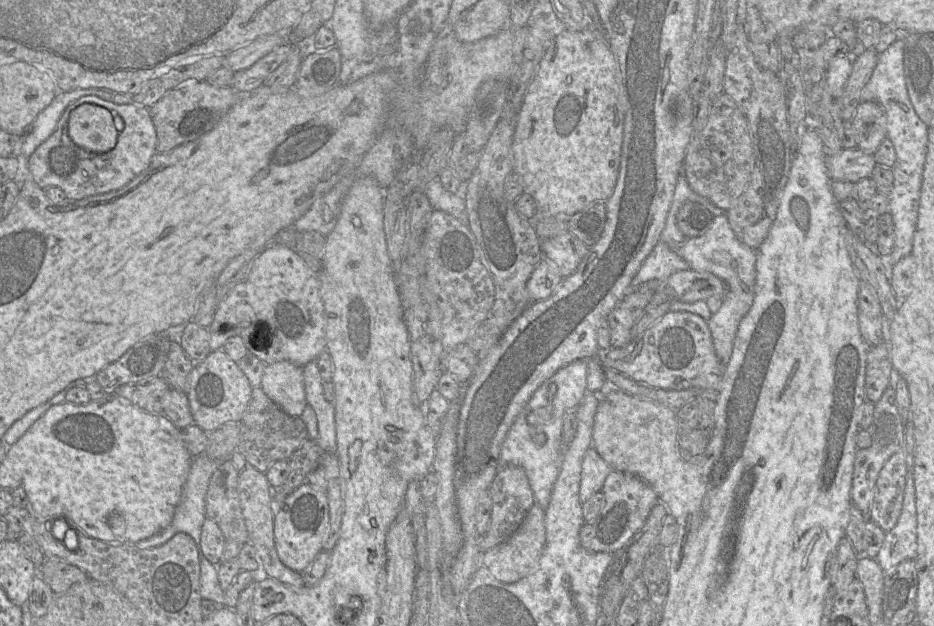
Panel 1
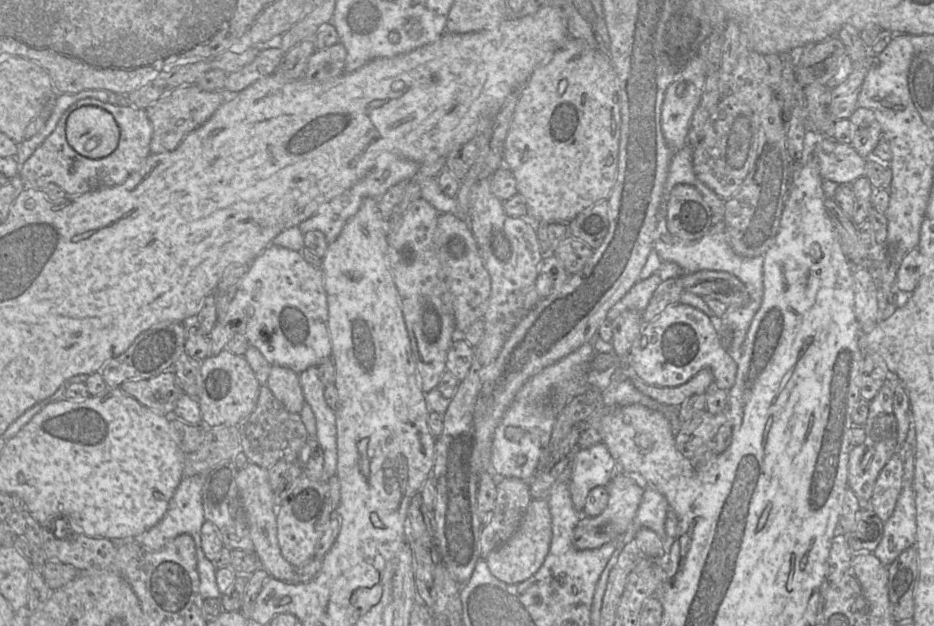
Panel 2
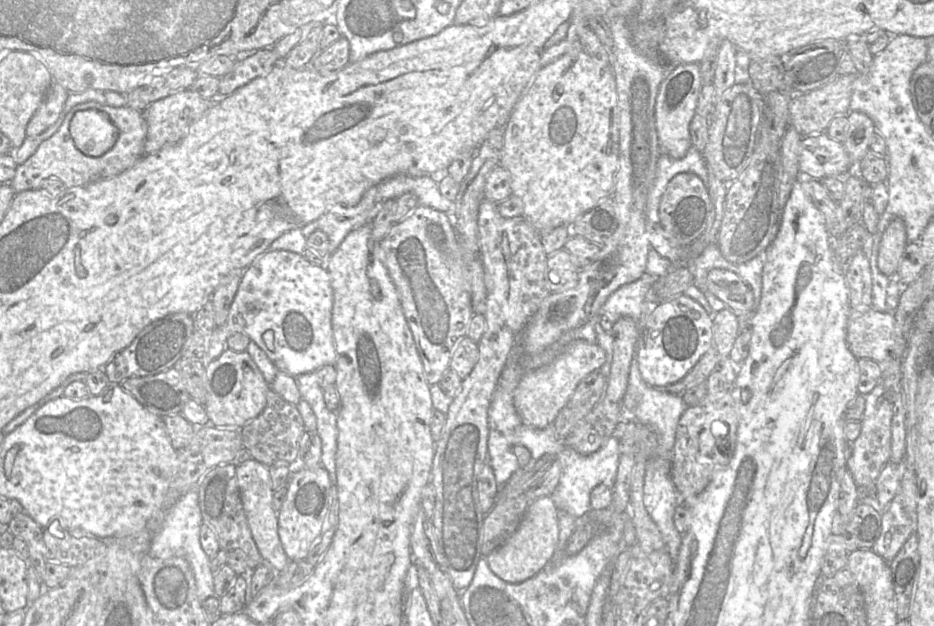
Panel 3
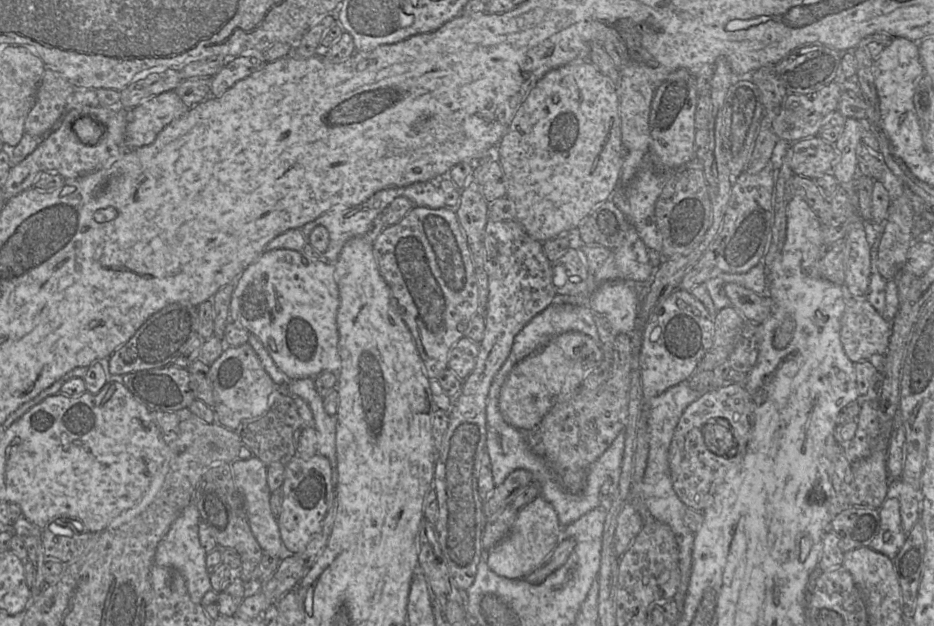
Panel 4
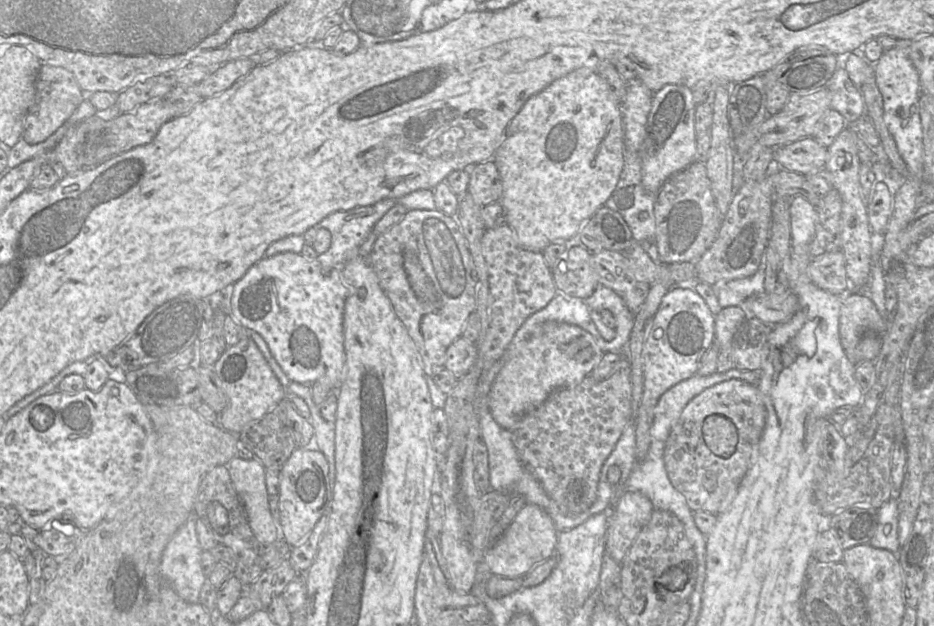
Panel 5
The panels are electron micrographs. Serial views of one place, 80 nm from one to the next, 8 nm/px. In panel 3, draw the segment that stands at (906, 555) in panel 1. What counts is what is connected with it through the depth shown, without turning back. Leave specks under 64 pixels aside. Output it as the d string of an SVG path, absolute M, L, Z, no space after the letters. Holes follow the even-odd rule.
M898 493L882 513L881 534L871 549L890 563L914 533L916 533L916 520L907 515L903 497Z

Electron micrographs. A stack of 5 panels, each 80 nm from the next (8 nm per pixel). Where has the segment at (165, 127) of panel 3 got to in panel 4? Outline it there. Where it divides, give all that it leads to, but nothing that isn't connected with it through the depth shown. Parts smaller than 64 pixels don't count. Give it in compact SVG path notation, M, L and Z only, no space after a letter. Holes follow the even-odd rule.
M174 90L153 96L130 109L125 129L127 150L152 144L167 125L188 109Z

